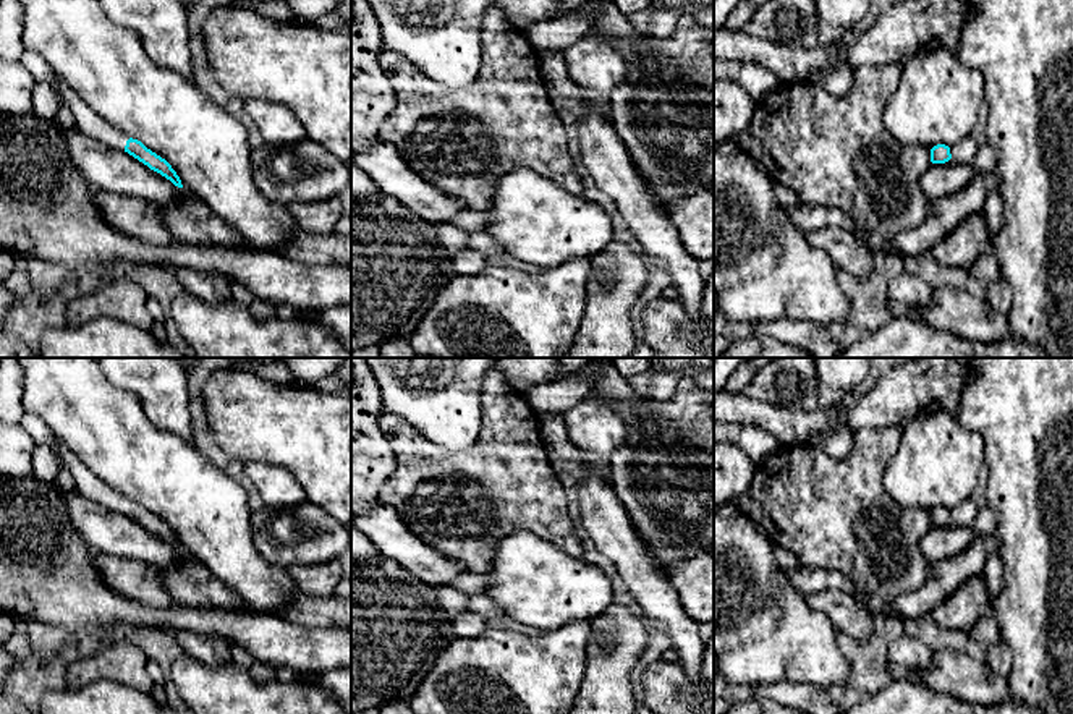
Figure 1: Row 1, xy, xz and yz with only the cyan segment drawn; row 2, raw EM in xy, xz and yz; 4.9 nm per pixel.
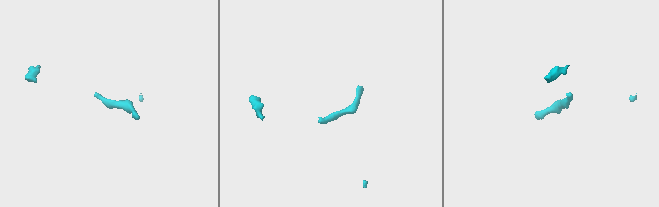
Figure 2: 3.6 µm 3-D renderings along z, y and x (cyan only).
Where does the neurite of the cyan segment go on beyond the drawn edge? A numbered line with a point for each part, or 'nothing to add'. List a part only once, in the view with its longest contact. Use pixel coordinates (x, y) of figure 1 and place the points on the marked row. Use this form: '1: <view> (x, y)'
1: xy (86, 118)

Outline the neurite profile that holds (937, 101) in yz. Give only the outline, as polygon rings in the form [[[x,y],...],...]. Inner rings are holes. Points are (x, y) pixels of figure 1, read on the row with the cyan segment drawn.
[[[945,47],[922,49],[903,58],[900,65],[900,84],[884,110],[884,126],[900,144],[952,147],[973,133],[984,104],[982,73],[965,66],[956,53]]]

